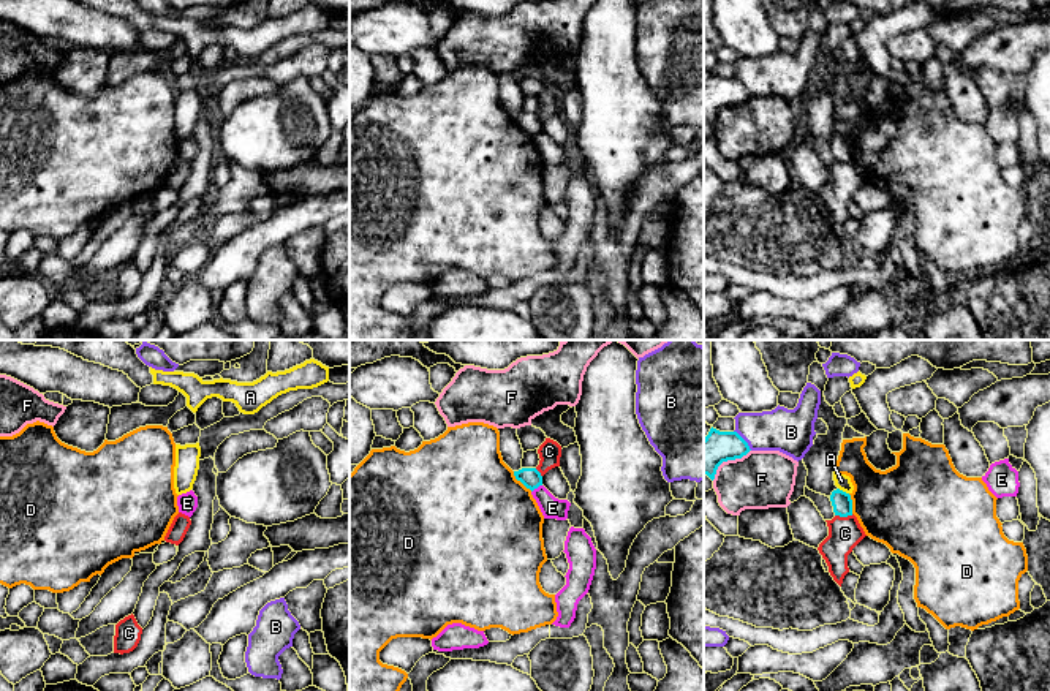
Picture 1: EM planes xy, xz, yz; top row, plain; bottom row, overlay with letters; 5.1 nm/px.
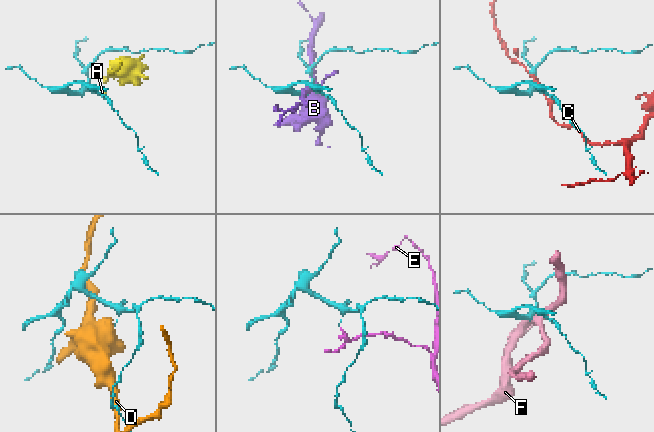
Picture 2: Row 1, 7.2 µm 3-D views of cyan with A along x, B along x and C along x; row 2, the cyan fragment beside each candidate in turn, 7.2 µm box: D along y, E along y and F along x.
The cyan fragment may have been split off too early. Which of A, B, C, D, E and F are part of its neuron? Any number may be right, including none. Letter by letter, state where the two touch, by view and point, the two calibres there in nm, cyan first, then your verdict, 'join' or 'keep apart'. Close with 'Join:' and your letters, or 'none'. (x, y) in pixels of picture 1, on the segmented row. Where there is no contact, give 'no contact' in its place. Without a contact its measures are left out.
A: yz (842, 490) | 100/80 nm | keep apart
B: yz (744, 440) | 180/220 nm | keep apart
C: yz (843, 516) | 100/170 nm | keep apart
D: xz (521, 481) | 100/500 nm | keep apart
E: xz (536, 487) | 100/110 nm | keep apart
F: yz (728, 459) | 180/300 nm | keep apart
Join: none

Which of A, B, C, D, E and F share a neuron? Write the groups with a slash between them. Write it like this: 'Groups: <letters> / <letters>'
Groups: A / B / C / D / E / F

